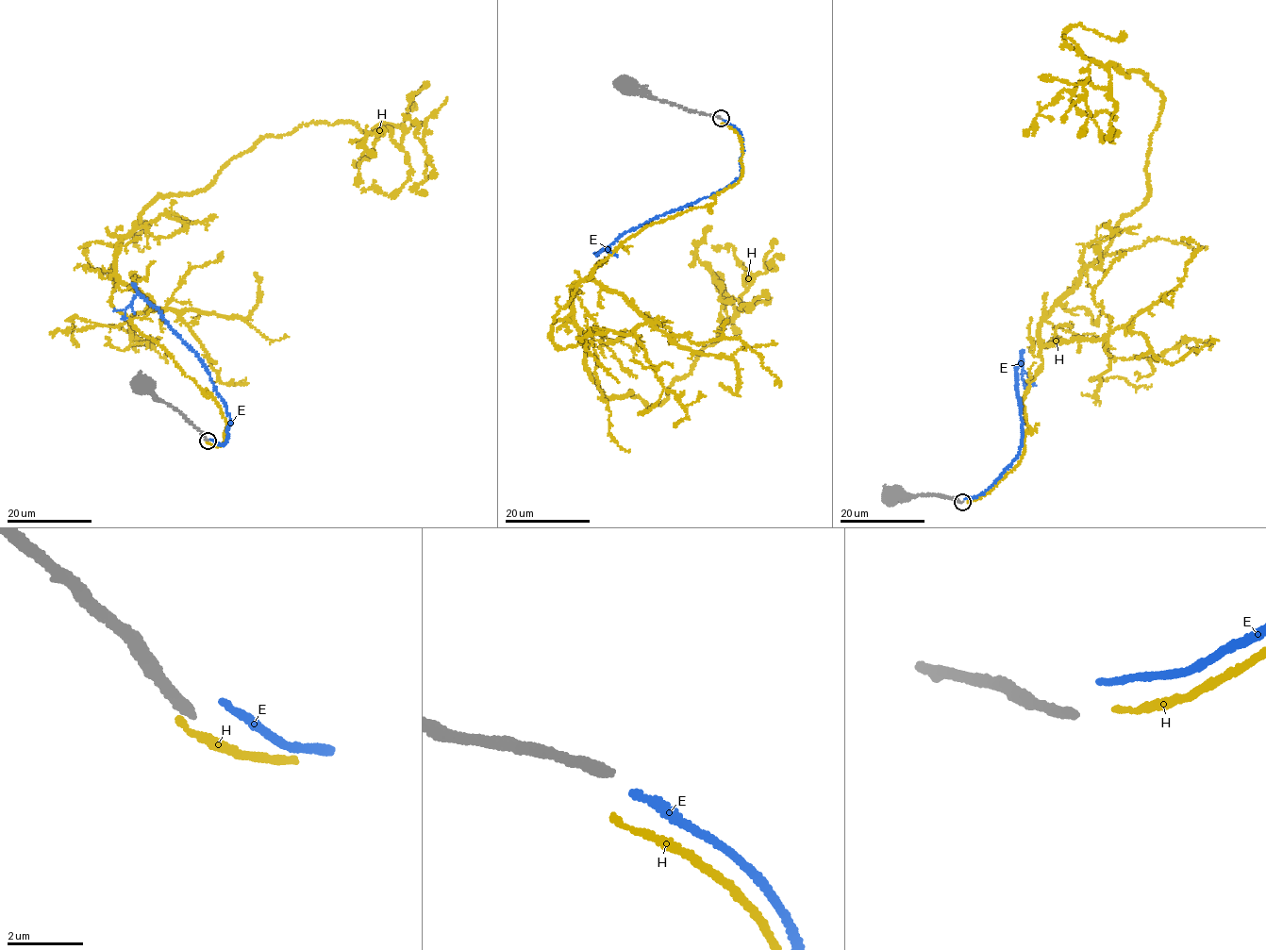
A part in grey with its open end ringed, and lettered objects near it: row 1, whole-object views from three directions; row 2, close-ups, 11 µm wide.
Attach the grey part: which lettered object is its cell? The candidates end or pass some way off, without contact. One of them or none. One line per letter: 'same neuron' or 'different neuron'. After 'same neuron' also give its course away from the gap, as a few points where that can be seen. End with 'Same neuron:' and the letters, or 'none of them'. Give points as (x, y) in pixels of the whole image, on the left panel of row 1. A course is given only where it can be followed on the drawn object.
E: different neuron
H: different neuron
Same neuron: none of them

